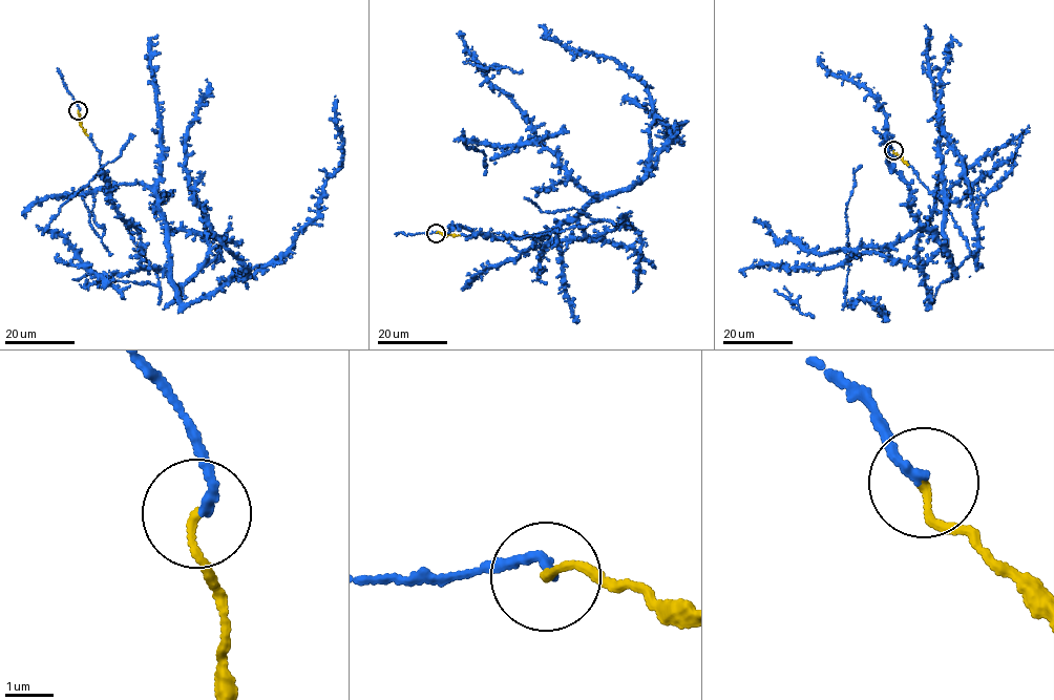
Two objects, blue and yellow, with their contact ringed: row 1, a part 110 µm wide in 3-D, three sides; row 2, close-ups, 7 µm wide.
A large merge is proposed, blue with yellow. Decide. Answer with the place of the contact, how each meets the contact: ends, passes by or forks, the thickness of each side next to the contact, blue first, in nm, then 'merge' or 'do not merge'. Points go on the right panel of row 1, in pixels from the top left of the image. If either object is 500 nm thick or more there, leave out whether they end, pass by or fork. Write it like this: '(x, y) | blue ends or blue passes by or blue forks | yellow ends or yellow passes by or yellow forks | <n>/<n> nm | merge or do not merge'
(893, 150) | blue ends | yellow ends | 180/160 nm | merge

